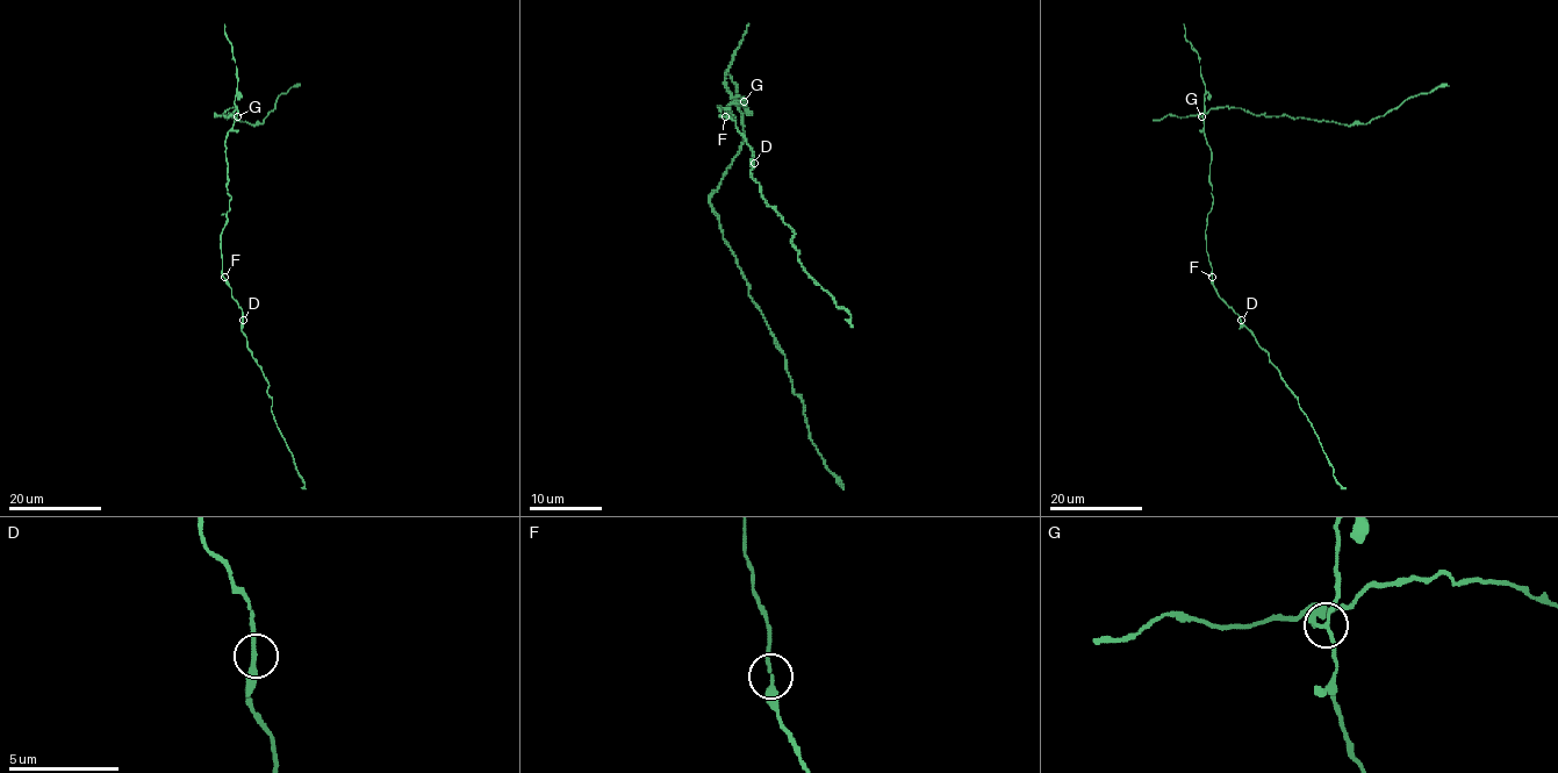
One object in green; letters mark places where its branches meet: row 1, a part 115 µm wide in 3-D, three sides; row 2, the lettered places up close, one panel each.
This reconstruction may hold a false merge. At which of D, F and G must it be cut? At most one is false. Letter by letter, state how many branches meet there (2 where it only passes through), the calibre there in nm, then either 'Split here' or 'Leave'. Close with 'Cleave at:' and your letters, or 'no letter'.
D: Branches: 2. Thickness 200 nm. Leave
F: Branches: 2. Thickness 200 nm. Leave
G: Branches: 3. Thickness 140 nm. Split here
Cleave at: G

